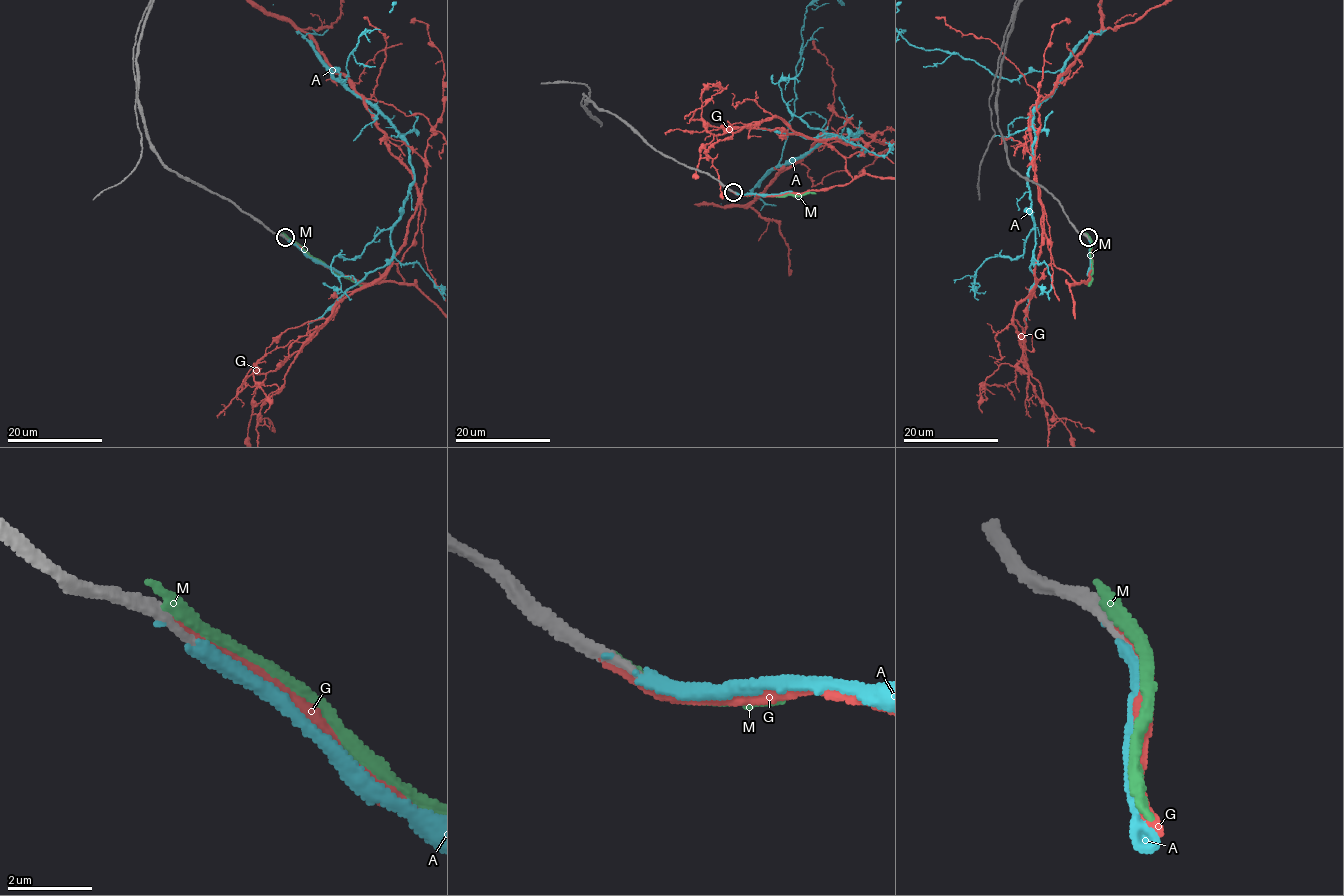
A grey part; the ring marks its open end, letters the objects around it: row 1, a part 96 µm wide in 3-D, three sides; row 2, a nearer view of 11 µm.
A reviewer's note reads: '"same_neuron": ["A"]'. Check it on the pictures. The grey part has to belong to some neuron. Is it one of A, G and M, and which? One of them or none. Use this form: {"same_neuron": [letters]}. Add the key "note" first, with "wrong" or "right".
{"note": "wrong", "same_neuron": ["G"]}

